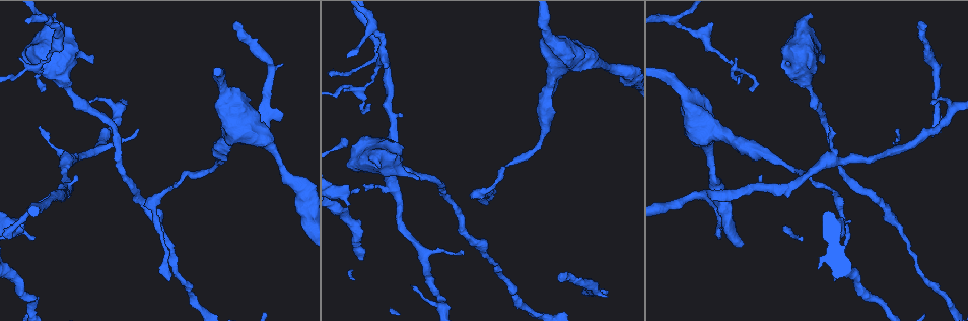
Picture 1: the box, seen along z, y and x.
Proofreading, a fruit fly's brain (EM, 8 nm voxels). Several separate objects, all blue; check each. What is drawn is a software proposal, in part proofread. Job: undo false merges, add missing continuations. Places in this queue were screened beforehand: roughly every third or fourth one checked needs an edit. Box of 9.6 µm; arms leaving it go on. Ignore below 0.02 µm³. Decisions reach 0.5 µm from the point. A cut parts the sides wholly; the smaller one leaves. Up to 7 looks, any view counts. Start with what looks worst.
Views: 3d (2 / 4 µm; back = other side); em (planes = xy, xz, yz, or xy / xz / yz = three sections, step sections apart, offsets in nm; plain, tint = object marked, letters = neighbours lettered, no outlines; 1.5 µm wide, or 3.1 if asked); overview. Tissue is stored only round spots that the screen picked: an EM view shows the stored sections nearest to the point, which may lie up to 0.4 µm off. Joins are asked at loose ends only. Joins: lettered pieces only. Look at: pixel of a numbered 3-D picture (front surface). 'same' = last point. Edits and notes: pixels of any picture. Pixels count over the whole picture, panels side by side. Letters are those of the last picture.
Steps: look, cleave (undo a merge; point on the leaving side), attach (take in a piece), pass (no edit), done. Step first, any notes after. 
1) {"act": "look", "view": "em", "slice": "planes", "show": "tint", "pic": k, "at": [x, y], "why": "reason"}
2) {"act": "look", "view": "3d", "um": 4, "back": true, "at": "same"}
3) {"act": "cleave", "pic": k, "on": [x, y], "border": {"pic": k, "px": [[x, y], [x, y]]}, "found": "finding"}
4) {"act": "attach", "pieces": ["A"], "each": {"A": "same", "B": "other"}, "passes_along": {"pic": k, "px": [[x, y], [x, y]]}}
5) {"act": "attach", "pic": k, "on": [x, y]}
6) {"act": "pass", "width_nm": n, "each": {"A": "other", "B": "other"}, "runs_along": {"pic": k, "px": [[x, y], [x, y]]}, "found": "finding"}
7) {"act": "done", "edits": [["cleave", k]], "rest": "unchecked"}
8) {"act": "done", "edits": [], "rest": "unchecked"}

{"act": "look", "view": "em", "slice": "planes", "show": "letters", "pic": 1, "at": [235, 26], "why": "branch stops here"}

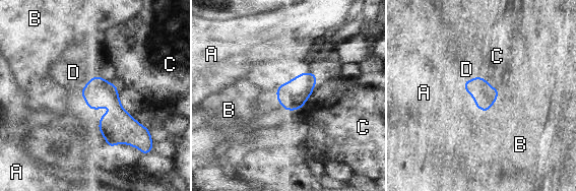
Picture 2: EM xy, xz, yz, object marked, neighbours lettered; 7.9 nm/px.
{"act": "pass", "width_nm": 190, "each": {"A": "other", "B": "other", "C": "other", "D": "other"}, "border": {"pic": 2, "px": [[500, 91], [496, 102], [486, 113]]}, "found": "no lettered piece goes on from it"}

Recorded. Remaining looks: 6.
{"act": "look", "view": "em", "slice": "planes", "show": "letters", "pic": 1, "at": [137, 129], "why": "an open end"}

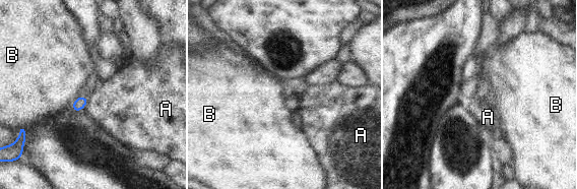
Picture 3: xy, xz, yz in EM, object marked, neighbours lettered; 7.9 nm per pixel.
{"act": "pass", "width_nm": 100, "each": {"A": "other", "B": "other"}, "border": {"pic": 3, "px": [[77, 96], [70, 106]]}, "found": "no lettered piece goes on from it"}

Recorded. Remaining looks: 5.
{"act": "look", "view": "3d", "um": 2, "pic": 1, "at": [495, 190], "why": "end of a long branch"}

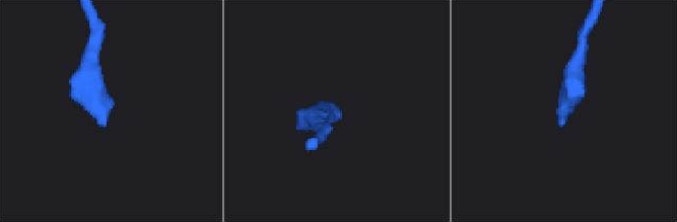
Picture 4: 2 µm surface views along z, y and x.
{"act": "look", "view": "em", "slice": "yz", "step": 4, "show": "tint", "pic": 4, "at": [103, 126], "why": "now the EM"}

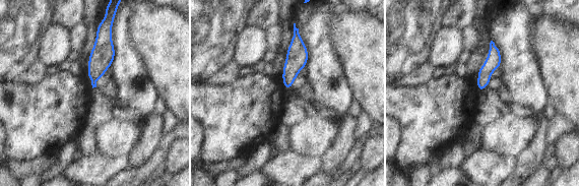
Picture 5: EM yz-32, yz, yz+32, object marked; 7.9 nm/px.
{"act": "look", "view": "em", "slice": "planes", "show": "letters", "at": "same", "why": "another direction"}

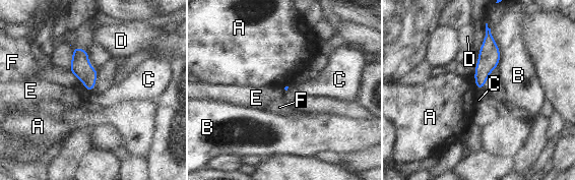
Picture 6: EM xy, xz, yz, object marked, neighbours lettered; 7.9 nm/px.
{"act": "pass", "longest_contact_nm": ["B", 360], "each": {"A": "other", "B": "other", "C": "other", "D": "other", "E": "other", "F": "other"}, "found": "none of them fits"}

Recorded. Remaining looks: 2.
{"act": "done", "edits": [], "rest": "unchecked"}

